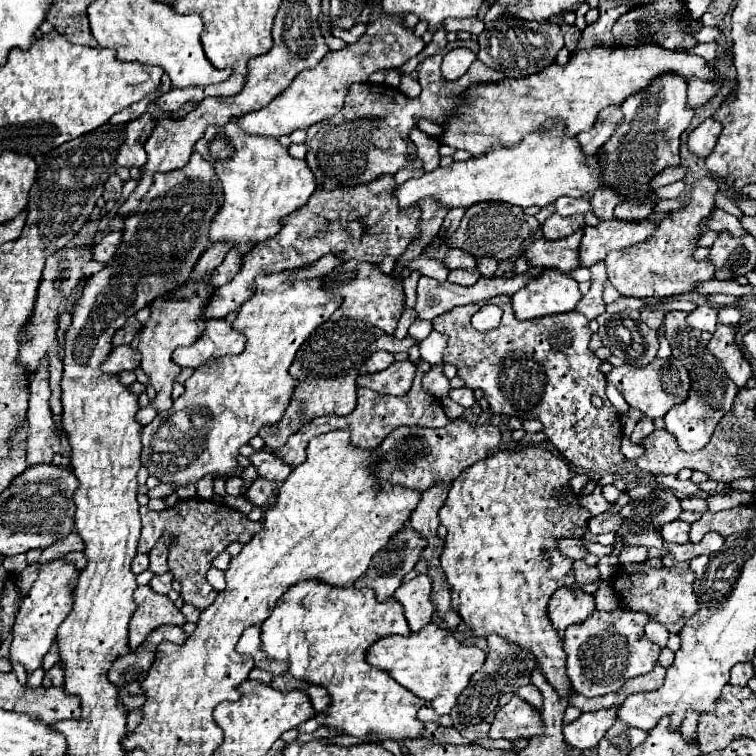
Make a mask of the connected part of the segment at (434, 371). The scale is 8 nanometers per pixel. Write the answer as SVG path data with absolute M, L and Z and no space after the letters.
M432 365L432 369L424 375L422 379L422 387L426 391L430 391L434 397L438 399L444 399L450 391L450 381L446 379L444 371L442 371L442 365Z

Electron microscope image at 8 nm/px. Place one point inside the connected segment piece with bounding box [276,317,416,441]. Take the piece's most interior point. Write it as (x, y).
(326, 367)

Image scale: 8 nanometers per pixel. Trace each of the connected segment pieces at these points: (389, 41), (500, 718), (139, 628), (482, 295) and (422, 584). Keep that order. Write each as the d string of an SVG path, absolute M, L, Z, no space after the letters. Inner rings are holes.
M384 15L368 23L366 33L356 43L346 45L340 51L328 51L326 57L314 69L296 75L290 87L286 87L266 107L246 113L234 121L250 135L266 135L274 139L290 135L296 129L308 129L310 125L324 121L342 109L344 97L352 83L366 83L368 75L372 75L374 71L398 69L410 57L416 57L422 49L424 49L422 37L416 37L414 29L408 29L404 25L404 17Z
M514 695L512 701L496 713L490 729L490 739L500 739L500 737L510 741L518 737L530 739L534 735L540 735L542 729L544 725L540 711L530 703L526 703L524 699L520 699L518 695Z
M148 585L134 591L136 611L130 621L130 649L138 649L150 631L160 625L184 625L186 619L180 609L166 597L154 593Z
M532 267L528 273L522 273L522 275L516 275L512 279L484 279L480 277L476 285L472 287L458 287L456 283L450 283L450 281L436 281L432 277L420 277L418 281L418 299L416 299L416 315L418 319L426 319L426 321L432 321L436 315L442 315L446 311L450 311L452 307L460 307L460 305L468 305L468 303L480 303L480 301L486 301L494 295L502 295L502 293L508 293L508 295L514 295L520 287L524 287L524 283L528 283L528 279L534 279L542 273L544 269L540 267Z
M418 575L396 589L394 599L402 603L412 631L420 631L424 625L432 621L436 611L430 595L432 595L432 579L428 575Z

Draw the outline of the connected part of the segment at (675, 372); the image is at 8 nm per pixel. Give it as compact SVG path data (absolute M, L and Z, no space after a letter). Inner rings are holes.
M670 357L670 359L654 359L652 363L648 363L644 367L636 367L636 365L614 367L610 373L606 373L606 379L618 387L620 395L630 403L630 407L640 409L650 419L664 417L666 411L670 411L674 405L686 401L688 389L690 389L688 371L674 357Z

